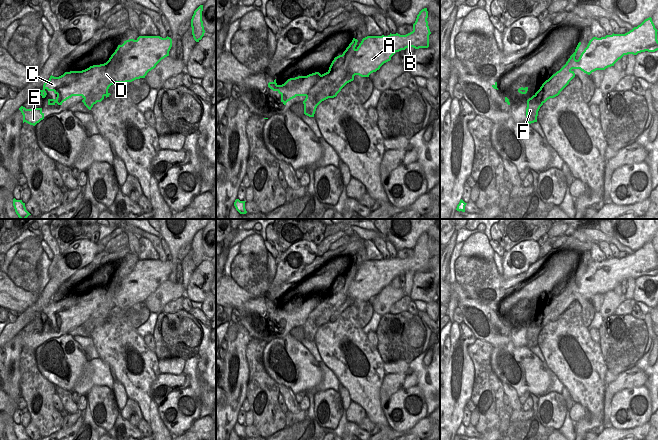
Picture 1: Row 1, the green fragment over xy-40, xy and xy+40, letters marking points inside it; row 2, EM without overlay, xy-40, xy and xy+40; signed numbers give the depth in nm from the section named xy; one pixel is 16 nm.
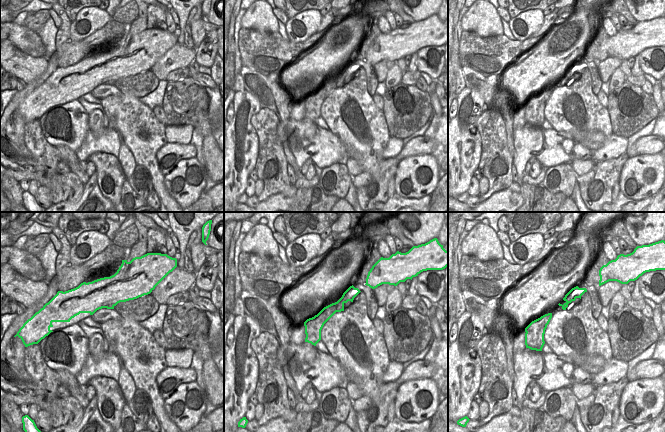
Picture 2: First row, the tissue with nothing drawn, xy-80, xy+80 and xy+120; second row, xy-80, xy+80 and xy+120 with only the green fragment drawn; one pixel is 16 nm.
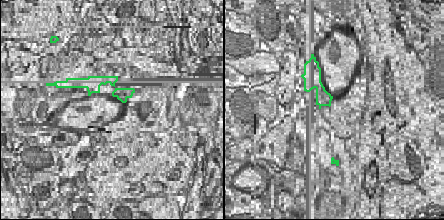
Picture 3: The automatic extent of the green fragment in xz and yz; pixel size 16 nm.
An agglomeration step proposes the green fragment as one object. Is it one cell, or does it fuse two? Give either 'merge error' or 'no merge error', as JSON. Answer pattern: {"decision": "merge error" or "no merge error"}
{"decision": "merge error"}

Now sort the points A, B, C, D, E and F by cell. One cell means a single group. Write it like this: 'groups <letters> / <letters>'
groups A B C D E / F

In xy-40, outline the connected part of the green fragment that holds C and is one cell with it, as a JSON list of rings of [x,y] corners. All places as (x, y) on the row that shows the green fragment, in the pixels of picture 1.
[[[139,36],[136,40],[126,40],[122,45],[118,45],[115,52],[104,64],[93,65],[82,71],[65,72],[59,77],[51,75],[49,80],[44,83],[43,89],[39,90],[41,92],[39,95],[45,98],[47,95],[46,89],[57,95],[55,99],[48,99],[48,105],[55,105],[56,103],[62,105],[64,101],[72,96],[81,96],[87,101],[89,98],[93,98],[96,104],[111,95],[108,89],[114,83],[126,83],[145,78],[147,73],[154,69],[162,59],[169,56],[171,47],[172,39],[168,36],[166,38]]]

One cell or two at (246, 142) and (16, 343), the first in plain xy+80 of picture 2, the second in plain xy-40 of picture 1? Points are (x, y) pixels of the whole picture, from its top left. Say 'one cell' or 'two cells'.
one cell

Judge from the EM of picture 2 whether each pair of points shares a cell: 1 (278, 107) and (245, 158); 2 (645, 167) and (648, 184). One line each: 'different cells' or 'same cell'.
1: different cells
2: same cell

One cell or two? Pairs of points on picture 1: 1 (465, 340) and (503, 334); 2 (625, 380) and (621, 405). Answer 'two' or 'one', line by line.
1: two
2: two

